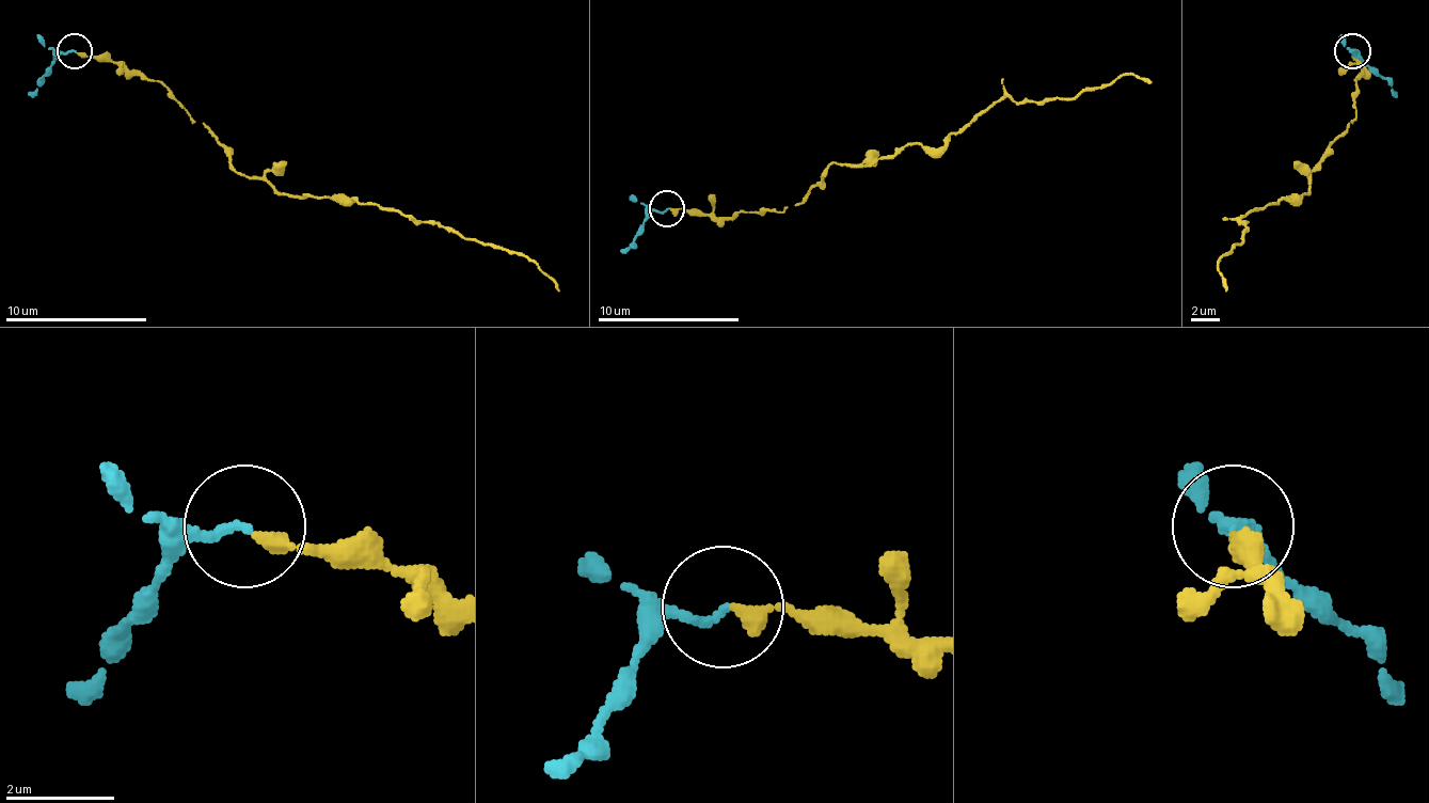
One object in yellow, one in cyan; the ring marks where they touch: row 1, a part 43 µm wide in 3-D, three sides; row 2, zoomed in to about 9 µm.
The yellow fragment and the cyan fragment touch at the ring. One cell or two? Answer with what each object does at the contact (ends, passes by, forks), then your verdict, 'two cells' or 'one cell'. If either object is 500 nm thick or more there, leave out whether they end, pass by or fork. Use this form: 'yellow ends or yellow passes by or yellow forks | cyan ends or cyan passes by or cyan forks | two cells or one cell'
yellow ends | cyan ends | one cell

